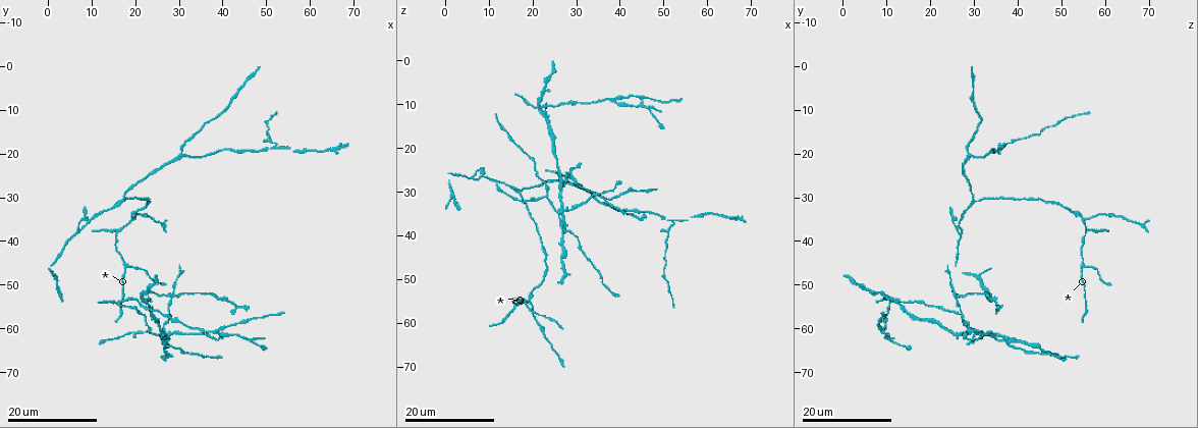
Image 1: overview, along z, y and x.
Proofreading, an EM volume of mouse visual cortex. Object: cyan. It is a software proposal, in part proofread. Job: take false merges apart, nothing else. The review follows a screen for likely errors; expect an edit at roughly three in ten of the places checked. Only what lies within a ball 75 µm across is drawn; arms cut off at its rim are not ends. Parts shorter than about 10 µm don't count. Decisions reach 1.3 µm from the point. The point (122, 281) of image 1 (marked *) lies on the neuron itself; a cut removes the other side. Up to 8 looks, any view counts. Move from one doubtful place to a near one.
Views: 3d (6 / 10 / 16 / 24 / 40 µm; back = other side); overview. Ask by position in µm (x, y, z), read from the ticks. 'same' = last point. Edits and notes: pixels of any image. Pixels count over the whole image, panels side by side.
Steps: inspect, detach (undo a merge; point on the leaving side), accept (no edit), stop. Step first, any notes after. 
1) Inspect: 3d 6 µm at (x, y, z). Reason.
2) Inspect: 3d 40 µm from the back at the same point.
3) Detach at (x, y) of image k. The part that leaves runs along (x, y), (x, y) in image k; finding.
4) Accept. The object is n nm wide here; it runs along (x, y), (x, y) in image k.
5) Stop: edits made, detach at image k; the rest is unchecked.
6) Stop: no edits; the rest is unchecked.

Inspect: 3d 24 µm at (28.5, 52.5, 26.0). Four or more arms meet.

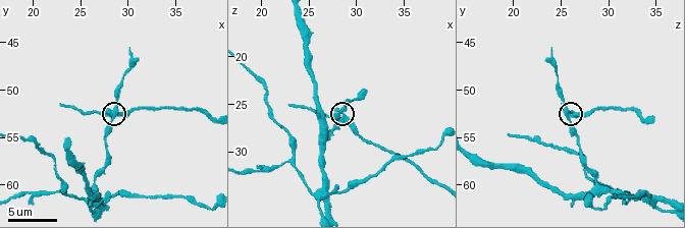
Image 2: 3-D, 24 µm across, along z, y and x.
Inspect: 3d 6 µm at (28.8, 52.4, 26.0).

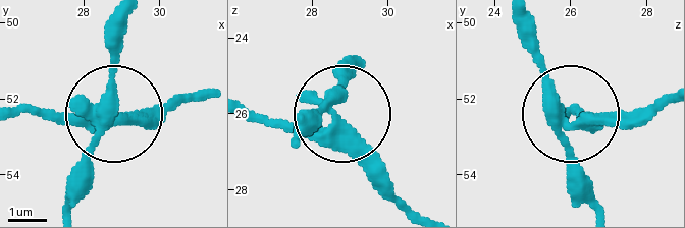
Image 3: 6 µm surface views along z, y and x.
Detach at (43, 109) of image 3. The part that leaves runs along (98, 115), (153, 121), (201, 96) in image 3; two neurons meet here.

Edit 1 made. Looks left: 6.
Inspect: 3d 16 µm at (17.0, 31.0, 30.0). Two arms in line, one across.

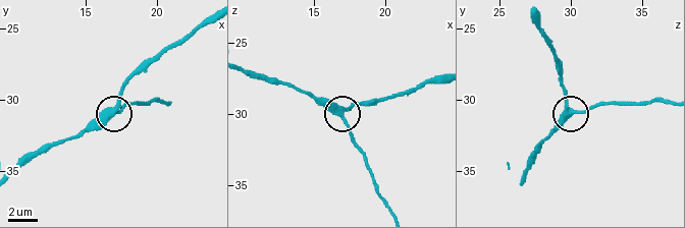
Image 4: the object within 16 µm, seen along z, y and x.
Inspect: 3d 10 µm at (16.8, 30.8, 29.8).

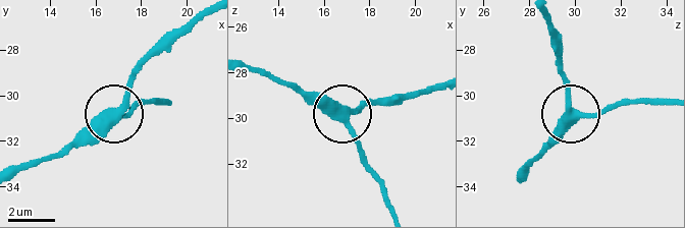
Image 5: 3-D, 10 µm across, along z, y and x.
Accept. The object is 400 nm wide here; all the same neuron.

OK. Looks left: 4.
Inspect: 3d 24 µm at (10.0, 35.0, 26.5). Sudden change in width.

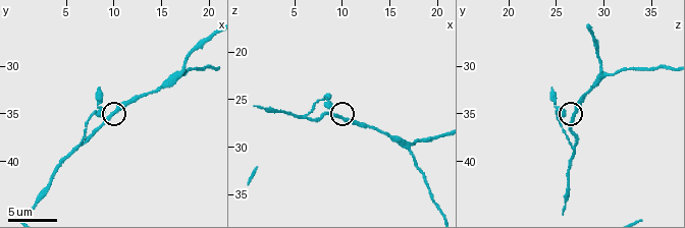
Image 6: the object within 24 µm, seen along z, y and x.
Inspect: 3d 10 µm at (10.0, 35.0, 26.8). Closer look.

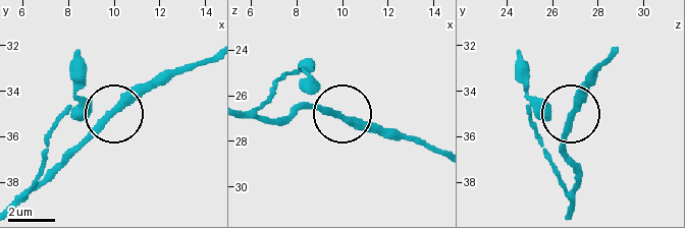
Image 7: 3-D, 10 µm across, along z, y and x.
Accept. It runs along (616, 54), (590, 79), (571, 112), (564, 157) in image 7; all the same neuron.

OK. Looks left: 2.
Inspect: 3d 24 µm at (19.5, 35.0, 54.5).

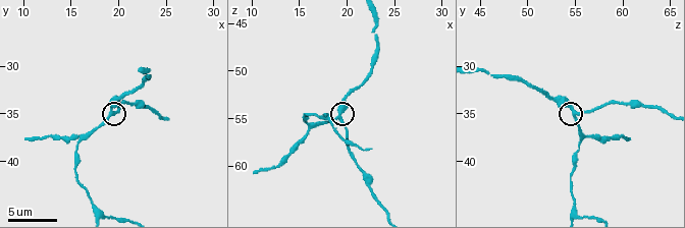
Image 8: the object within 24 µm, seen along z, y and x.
Inspect: 3d 10 µm at (19.2, 34.6, 55.0). Zoom in.

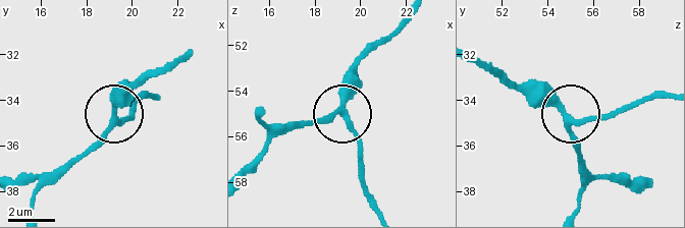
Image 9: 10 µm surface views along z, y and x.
Accept. It runs along (574, 209), (580, 197), (580, 151), (570, 117), (631, 110) in image 9; continuous, no second neuron.

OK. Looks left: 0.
Stop: edits made, detach at image 3; the rest is unchecked.

